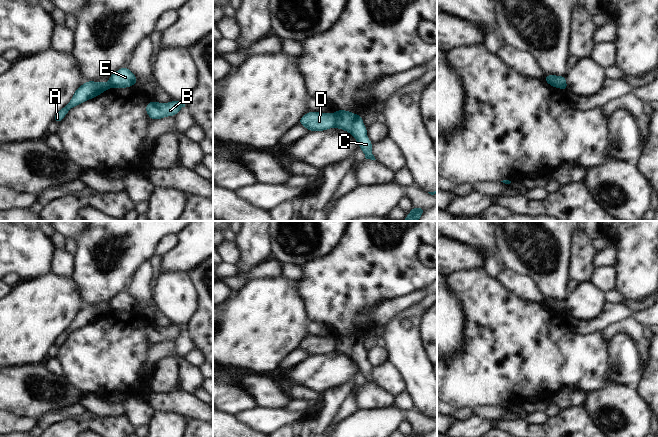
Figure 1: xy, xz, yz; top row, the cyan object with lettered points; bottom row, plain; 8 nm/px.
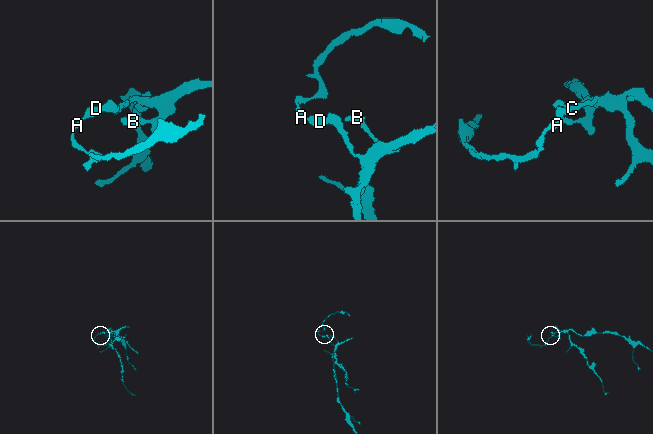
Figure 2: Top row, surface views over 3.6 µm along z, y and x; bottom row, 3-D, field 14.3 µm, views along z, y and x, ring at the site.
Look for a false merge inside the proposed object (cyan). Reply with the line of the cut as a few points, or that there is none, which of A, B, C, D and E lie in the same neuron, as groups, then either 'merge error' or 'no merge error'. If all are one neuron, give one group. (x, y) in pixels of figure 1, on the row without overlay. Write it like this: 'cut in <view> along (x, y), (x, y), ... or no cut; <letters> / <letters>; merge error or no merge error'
cut in xz along (334, 337), (335, 350); A D / B C E; merge error

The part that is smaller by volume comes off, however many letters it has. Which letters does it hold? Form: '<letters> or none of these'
A, D.

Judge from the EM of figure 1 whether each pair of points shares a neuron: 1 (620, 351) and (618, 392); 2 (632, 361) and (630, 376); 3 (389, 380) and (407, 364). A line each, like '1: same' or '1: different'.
1: different
2: same
3: different

